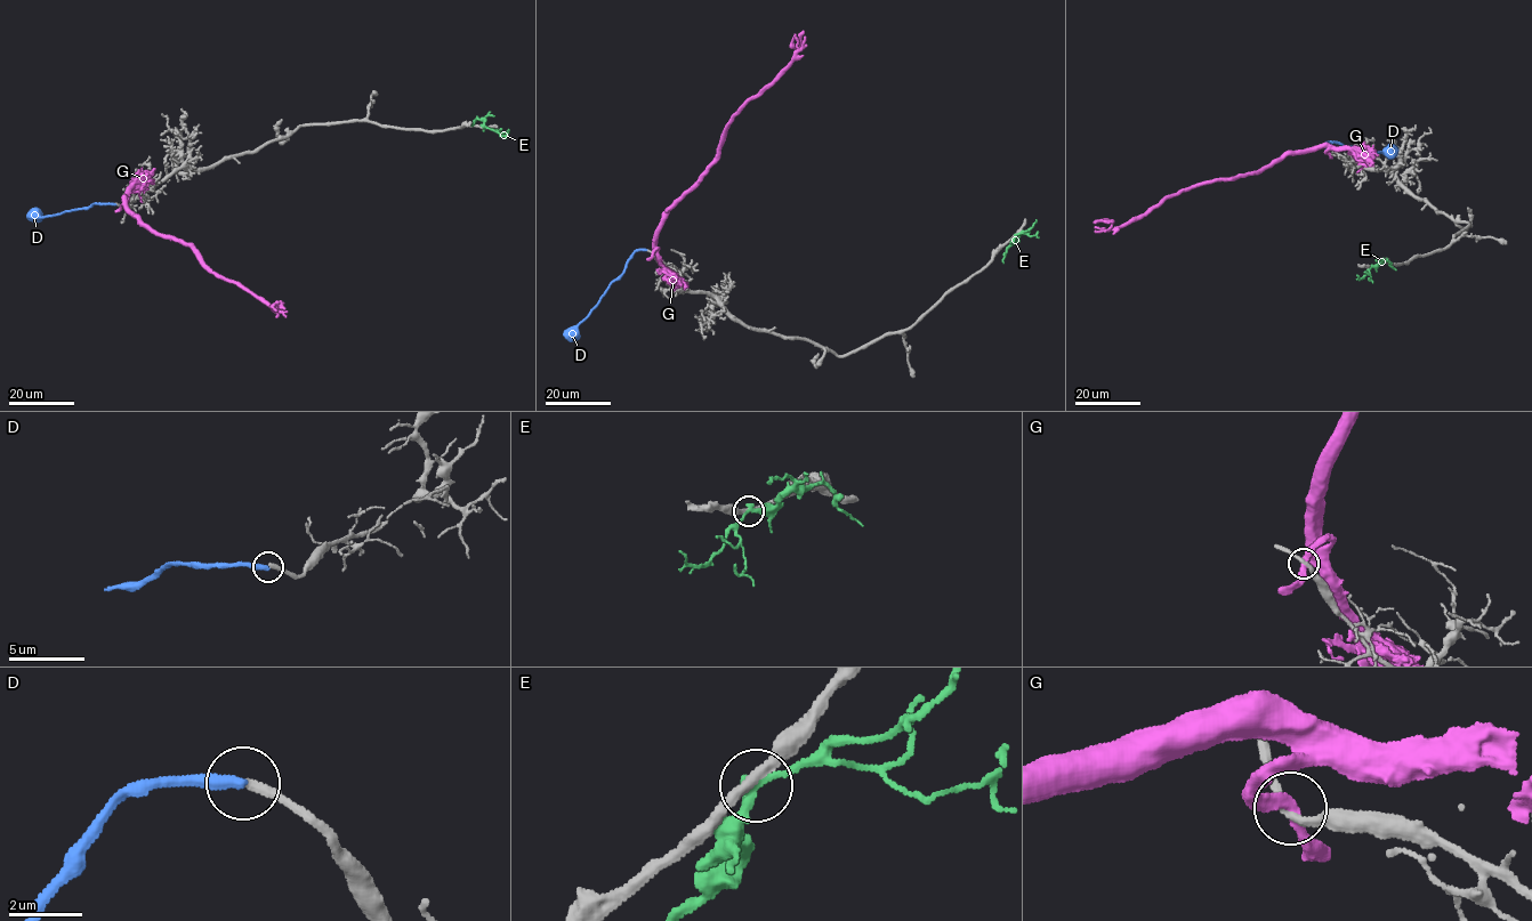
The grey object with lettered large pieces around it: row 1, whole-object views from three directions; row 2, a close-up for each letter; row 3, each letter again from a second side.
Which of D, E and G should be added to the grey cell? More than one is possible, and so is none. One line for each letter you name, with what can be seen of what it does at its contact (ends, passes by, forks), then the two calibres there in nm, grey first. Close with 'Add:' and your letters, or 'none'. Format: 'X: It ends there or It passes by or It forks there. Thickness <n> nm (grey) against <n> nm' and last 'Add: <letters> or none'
Add: none

